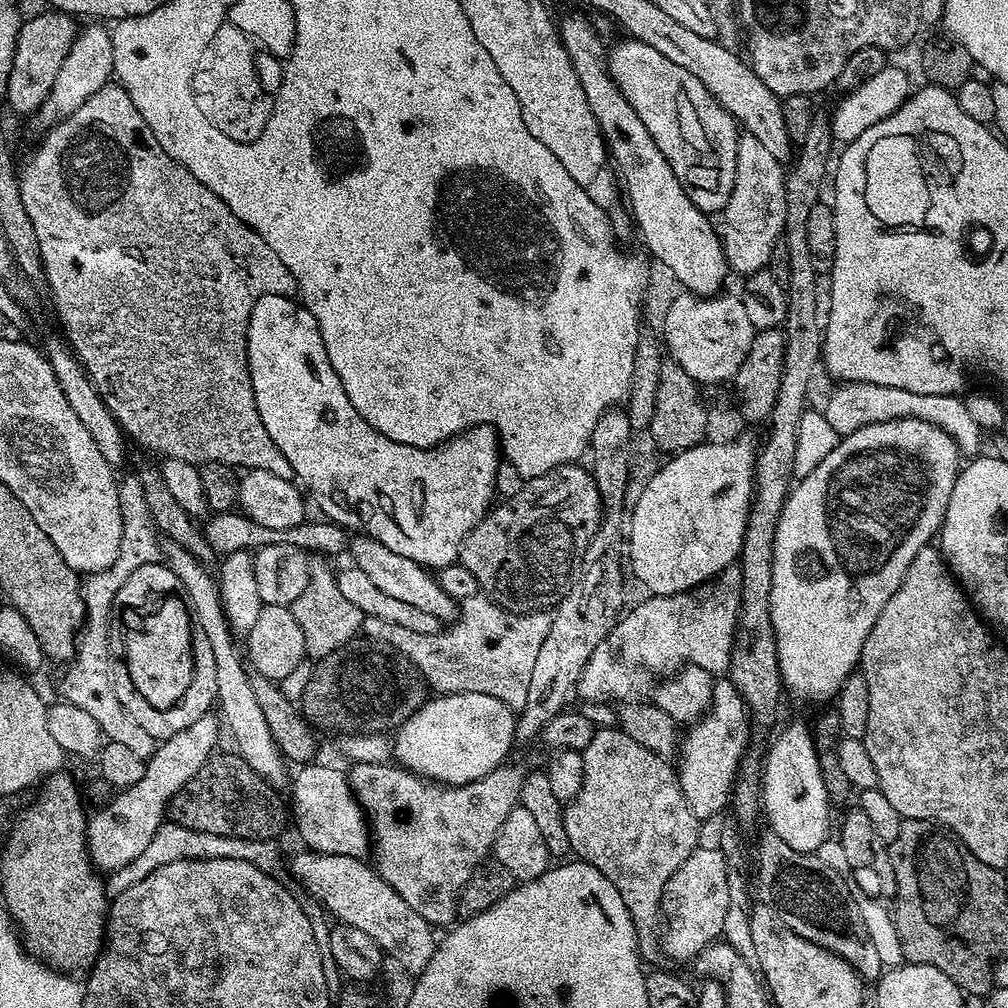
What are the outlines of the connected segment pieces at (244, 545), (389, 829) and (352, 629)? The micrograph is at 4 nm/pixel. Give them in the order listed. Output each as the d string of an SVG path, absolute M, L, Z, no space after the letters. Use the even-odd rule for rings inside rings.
M239 511L213 513L202 531L211 548L217 555L225 556L230 553L255 551L266 545L290 545L302 548L307 553L321 552L324 556L336 556L340 551L347 549L350 544L350 536L345 529L338 524L333 524L327 519L309 519L307 522L294 526L290 530L275 530L268 526L259 526L256 522Z
M392 762L351 765L352 772L347 773L348 782L370 825L370 852L373 857L376 855L376 873L400 895L410 910L422 914L428 924L451 925L457 919L456 903L466 882L470 882L476 869L493 855L498 830L502 830L502 822L506 822L506 814L519 805L520 787L526 772L510 763L504 762L492 773L465 785L436 783Z
M313 563L308 574L308 585L290 606L298 626L302 626L305 653L313 661L334 654L343 644L357 639L360 623L364 623L363 635L369 640L386 642L394 646L412 665L419 670L424 683L436 694L456 692L477 692L498 698L514 713L520 713L526 704L530 674L534 662L550 631L552 617L547 611L506 612L481 594L466 601L468 616L461 615L451 625L452 632L441 630L434 634L414 634L403 626L382 622L382 618L363 616L342 596L338 590L336 572L324 564ZM460 620L460 621L459 621ZM457 623L457 624L456 624ZM456 624L456 625L455 625Z

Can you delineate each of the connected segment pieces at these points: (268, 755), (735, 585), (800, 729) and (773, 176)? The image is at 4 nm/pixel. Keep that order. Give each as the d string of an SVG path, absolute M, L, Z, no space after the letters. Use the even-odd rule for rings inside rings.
M175 543L167 545L166 563L174 570L174 574L178 574L182 595L199 635L201 632L208 639L208 648L212 651L213 662L216 663L216 700L220 703L221 712L219 715L227 731L229 728L233 738L236 739L235 751L263 780L273 786L279 785L279 780L284 776L286 760L281 755L275 738L272 737L270 726L267 725L257 699L254 698L247 677L247 667L242 663L241 651L239 654L235 642L232 641L234 633L228 625L224 607L221 605L217 579L213 573L212 576L208 573L209 569L197 561L194 555Z
M738 566L722 570L713 580L688 592L644 598L648 600L628 608L619 617L612 632L593 650L576 683L579 699L624 702L651 676L667 677L685 664L700 666L713 674L727 673L741 598L742 570Z
M792 724L766 752L763 761L762 812L770 823L771 831L786 846L801 854L815 853L824 840L829 839L828 808L830 801L823 785L815 743L809 725Z
M747 134L741 135L734 170L734 190L722 213L724 257L729 269L733 273L741 272L741 277L765 271L775 244L782 240L786 218L785 177L785 165L777 161L761 142Z

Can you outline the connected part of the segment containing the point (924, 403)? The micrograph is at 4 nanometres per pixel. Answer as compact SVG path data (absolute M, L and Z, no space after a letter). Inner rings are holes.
M841 383L828 396L822 406L822 413L830 426L843 438L862 426L874 422L890 422L902 418L918 418L938 426L956 443L957 449L965 457L972 458L981 451L980 435L982 429L973 415L967 410L965 401L959 395L946 394L913 394L910 390L898 390L898 386L874 386L873 384ZM980 448L980 449L979 449Z

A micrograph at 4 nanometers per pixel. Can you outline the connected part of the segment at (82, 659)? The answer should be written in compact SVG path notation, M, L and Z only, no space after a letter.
M121 558L114 561L104 572L97 572L87 577L82 588L86 619L83 628L80 629L80 638L76 641L76 652L65 667L69 668L64 672L64 681L61 682L60 688L64 691L63 699L81 710L86 710L98 722L98 726L108 740L128 747L133 754L138 754L138 758L147 762L154 751L154 738L146 734L146 730L142 730L138 722L129 718L126 710L122 710L122 702L118 702L112 689L108 655L108 622L112 615L112 603L122 582L126 582L126 578L130 578L130 574L138 570L140 563L141 561L136 558L133 560Z

